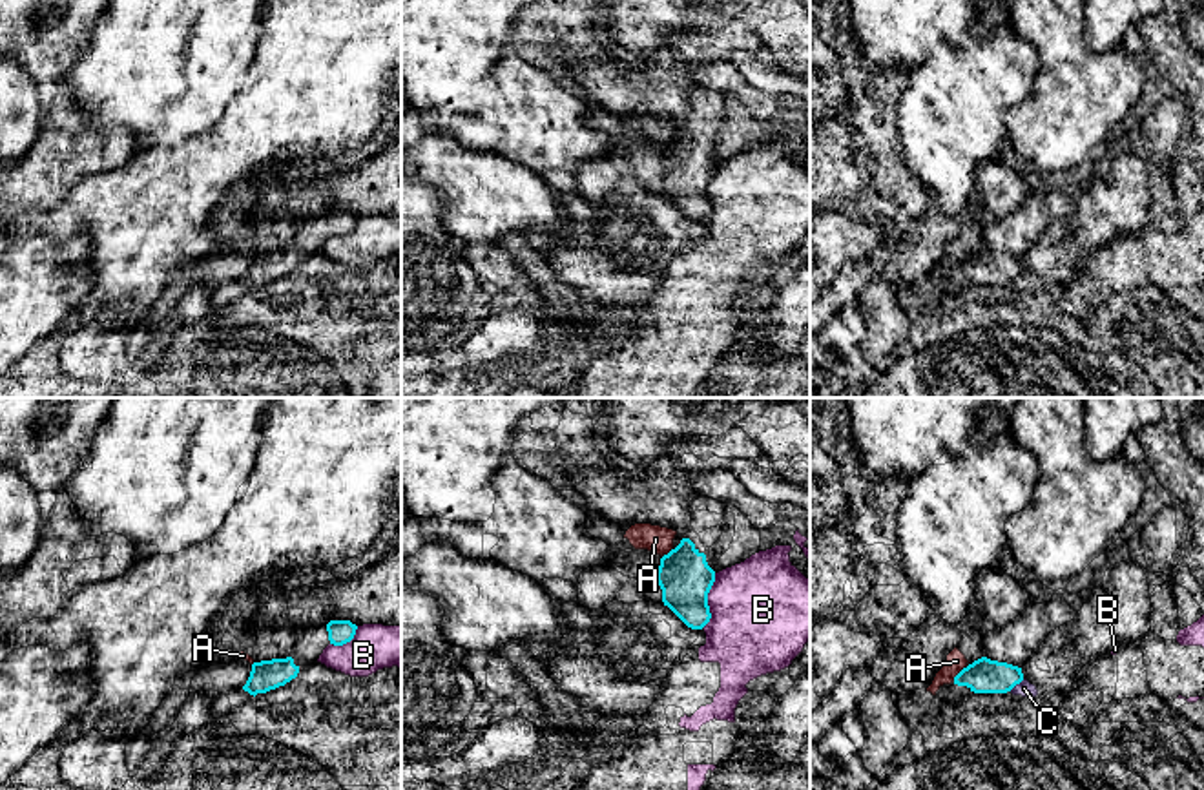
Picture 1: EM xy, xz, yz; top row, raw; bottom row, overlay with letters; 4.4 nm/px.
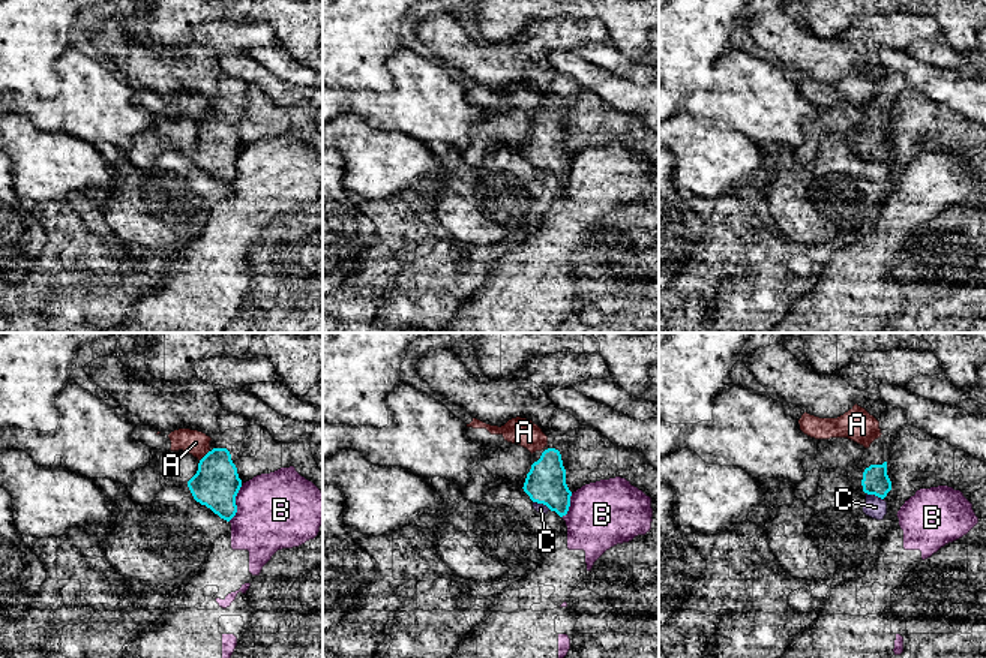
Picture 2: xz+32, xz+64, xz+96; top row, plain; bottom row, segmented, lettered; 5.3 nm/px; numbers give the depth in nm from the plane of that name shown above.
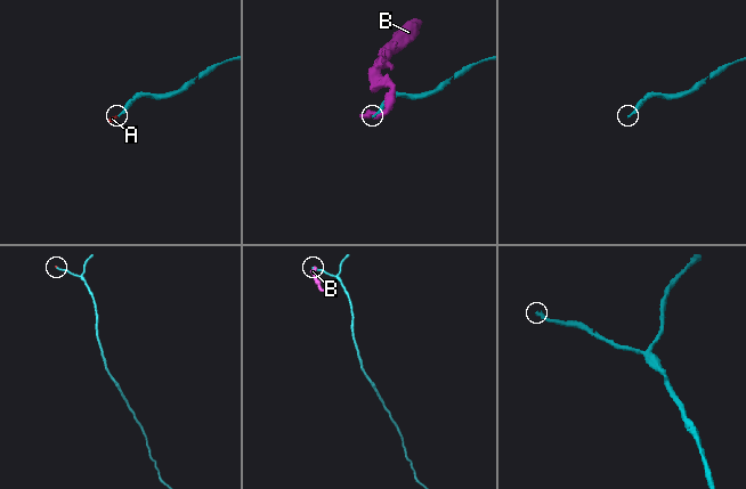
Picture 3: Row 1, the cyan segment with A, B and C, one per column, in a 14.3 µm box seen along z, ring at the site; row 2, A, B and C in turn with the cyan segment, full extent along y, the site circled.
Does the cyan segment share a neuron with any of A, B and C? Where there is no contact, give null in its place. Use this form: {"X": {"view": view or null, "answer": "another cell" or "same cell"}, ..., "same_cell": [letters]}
{"A": {"view": "yz", "answer": "another cell"}, "B": {"view": "xz", "answer": "another cell"}, "C": {"view": "yz", "answer": "another cell"}, "same_cell": []}

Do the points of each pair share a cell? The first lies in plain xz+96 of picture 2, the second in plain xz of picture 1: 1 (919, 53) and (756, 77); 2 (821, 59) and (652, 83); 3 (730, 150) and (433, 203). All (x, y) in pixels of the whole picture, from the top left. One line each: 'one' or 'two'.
1: one
2: one
3: two

